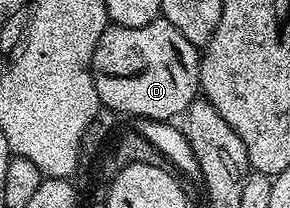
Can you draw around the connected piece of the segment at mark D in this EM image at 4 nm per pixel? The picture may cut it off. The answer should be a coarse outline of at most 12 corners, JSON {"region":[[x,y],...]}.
{"region":[[162,16],[109,24],[92,57],[100,105],[179,119],[201,51]]}

